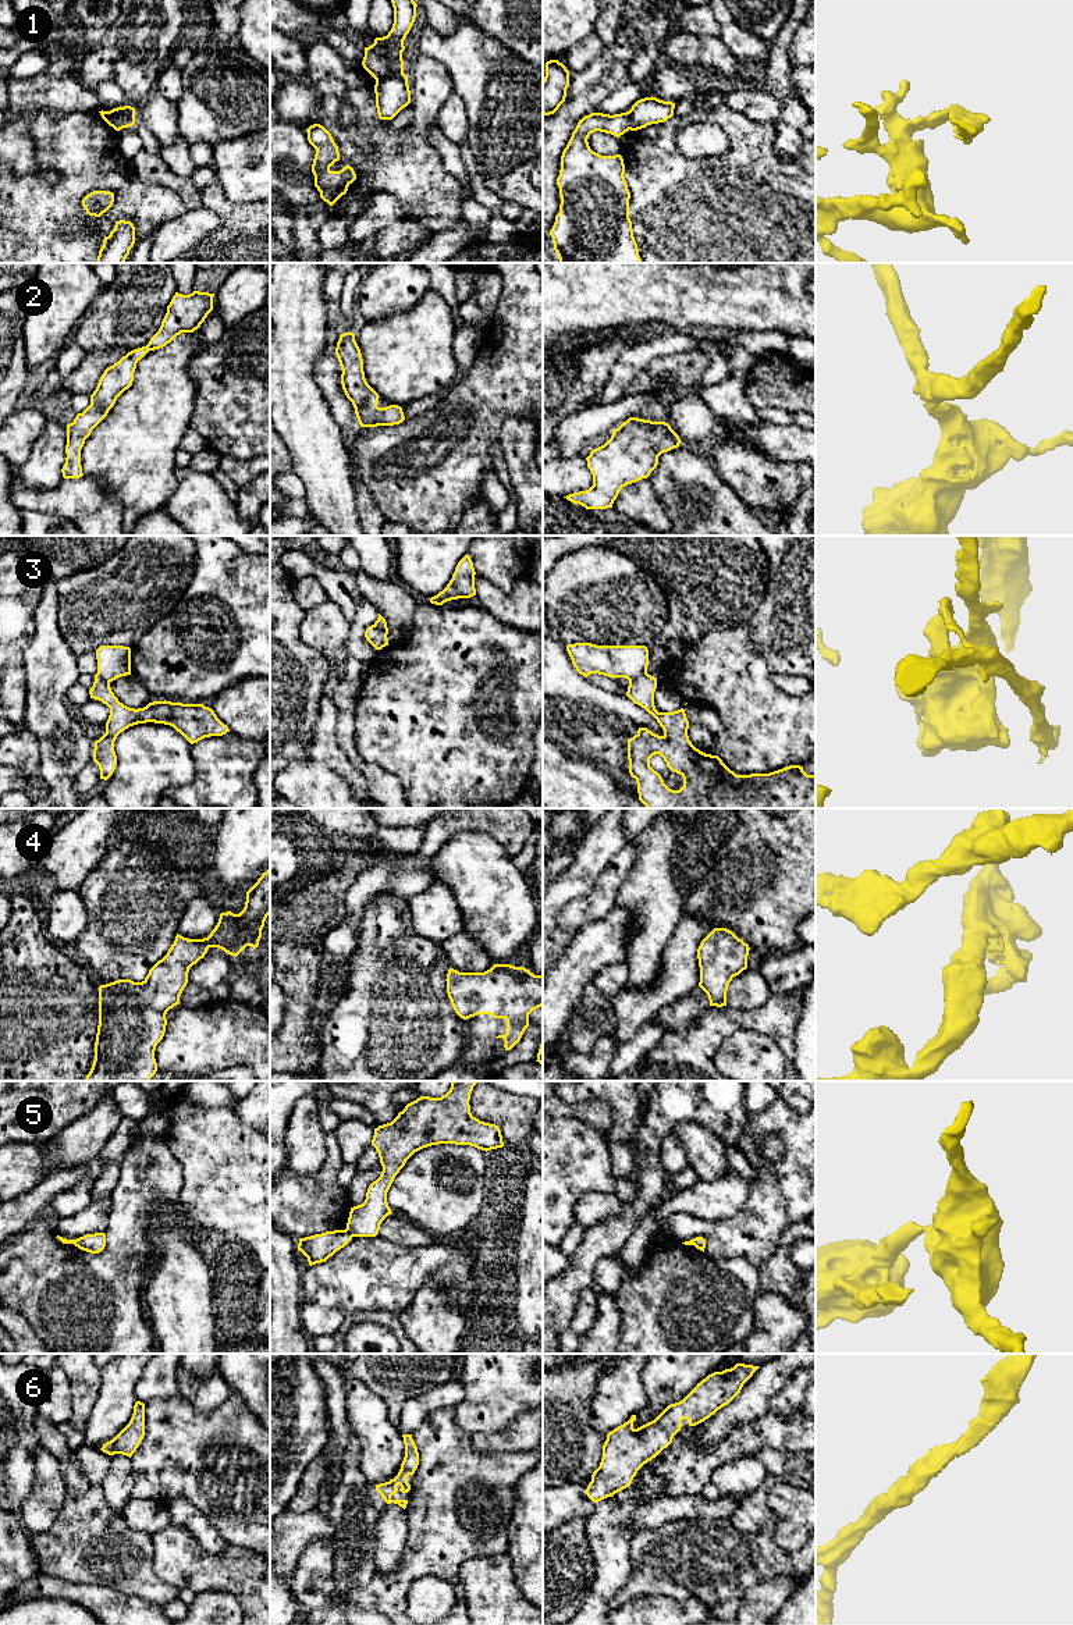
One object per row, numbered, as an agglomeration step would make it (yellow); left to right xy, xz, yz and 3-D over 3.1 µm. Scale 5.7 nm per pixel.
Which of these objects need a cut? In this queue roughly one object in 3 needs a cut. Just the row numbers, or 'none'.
1, 3, 5

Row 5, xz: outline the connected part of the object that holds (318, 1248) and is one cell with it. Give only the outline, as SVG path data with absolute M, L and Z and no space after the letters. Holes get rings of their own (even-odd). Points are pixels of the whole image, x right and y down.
M347 1230L326 1231L321 1234L299 1238L298 1251L308 1258L308 1262L312 1266L326 1262L351 1240L352 1235Z

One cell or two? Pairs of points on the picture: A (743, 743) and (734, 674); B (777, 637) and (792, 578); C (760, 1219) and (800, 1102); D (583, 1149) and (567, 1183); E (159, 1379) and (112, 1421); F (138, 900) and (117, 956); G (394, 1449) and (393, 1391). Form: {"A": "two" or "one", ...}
{"A": "one", "B": "one", "C": "two", "D": "one", "E": "two", "F": "one", "G": "two"}

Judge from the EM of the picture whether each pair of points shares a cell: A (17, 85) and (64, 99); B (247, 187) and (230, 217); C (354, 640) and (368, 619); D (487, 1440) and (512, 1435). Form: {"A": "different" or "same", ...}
{"A": "same", "B": "different", "C": "same", "D": "same"}

